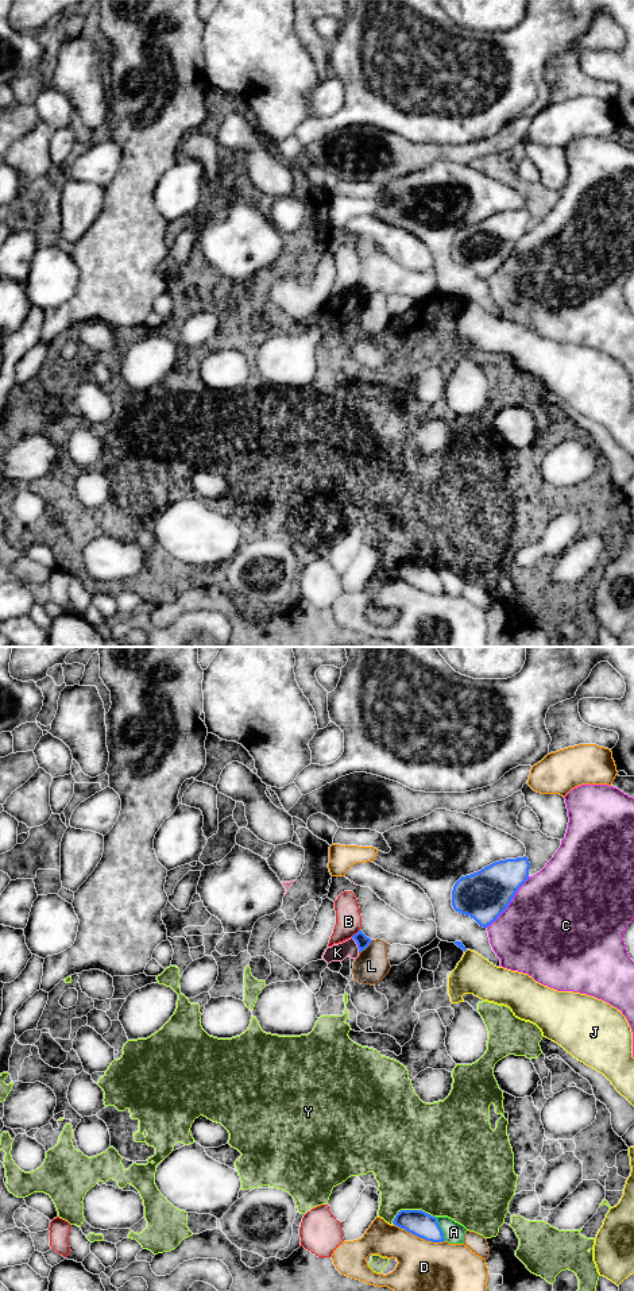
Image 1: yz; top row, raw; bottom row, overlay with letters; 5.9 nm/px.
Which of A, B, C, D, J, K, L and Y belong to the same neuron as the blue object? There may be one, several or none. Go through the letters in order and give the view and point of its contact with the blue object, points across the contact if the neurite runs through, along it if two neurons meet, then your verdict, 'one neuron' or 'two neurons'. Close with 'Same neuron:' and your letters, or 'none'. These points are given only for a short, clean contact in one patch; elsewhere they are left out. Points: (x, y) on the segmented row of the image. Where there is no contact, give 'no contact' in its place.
A: yz (440, 1229) | two neurons
B: yz (356, 933) | two neurons
C: yz (509, 904) | two neurons
D: yz (420, 1237) | two neurons
J: no contact | two neurons
K: yz (356, 943) | along yz (351, 937), (359, 951) | two neurons
L: yz (366, 947) | two neurons
Y: yz (412, 1210) | two neurons
Same neuron: none

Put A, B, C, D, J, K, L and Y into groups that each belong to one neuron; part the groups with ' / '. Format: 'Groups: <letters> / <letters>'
Groups: A / B / C / D / J / K Y / L

